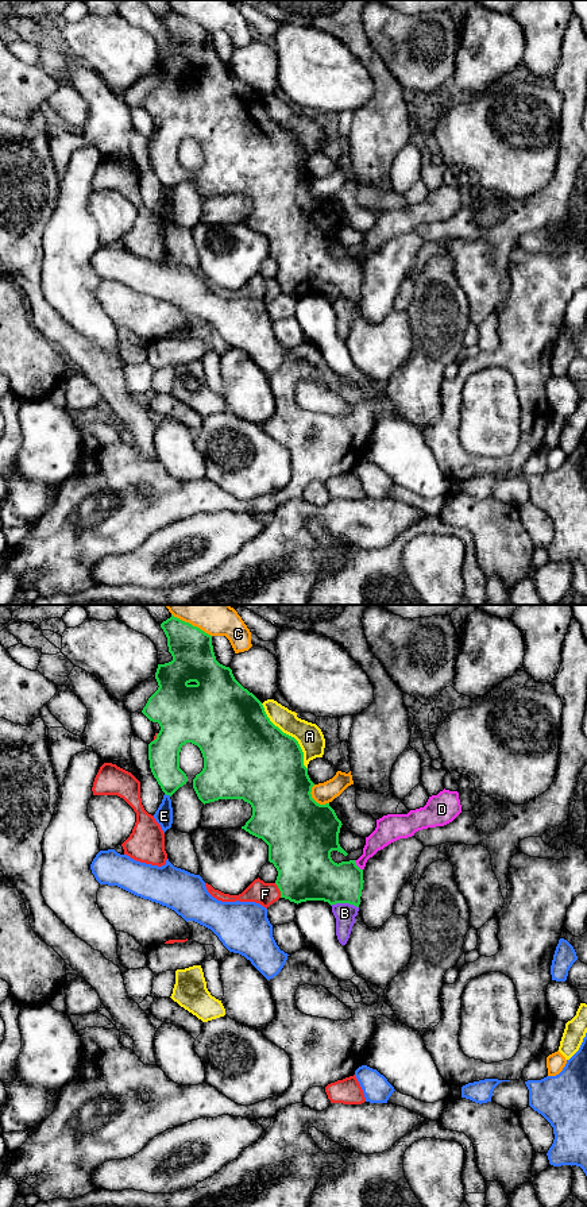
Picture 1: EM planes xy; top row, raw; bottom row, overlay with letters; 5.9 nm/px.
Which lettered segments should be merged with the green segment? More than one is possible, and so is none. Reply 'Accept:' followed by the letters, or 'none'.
Accept: none

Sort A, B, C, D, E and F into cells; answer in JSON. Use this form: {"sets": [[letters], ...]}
{"sets": [["A"], ["B", "D"], ["C"], ["E"], ["F"]]}

